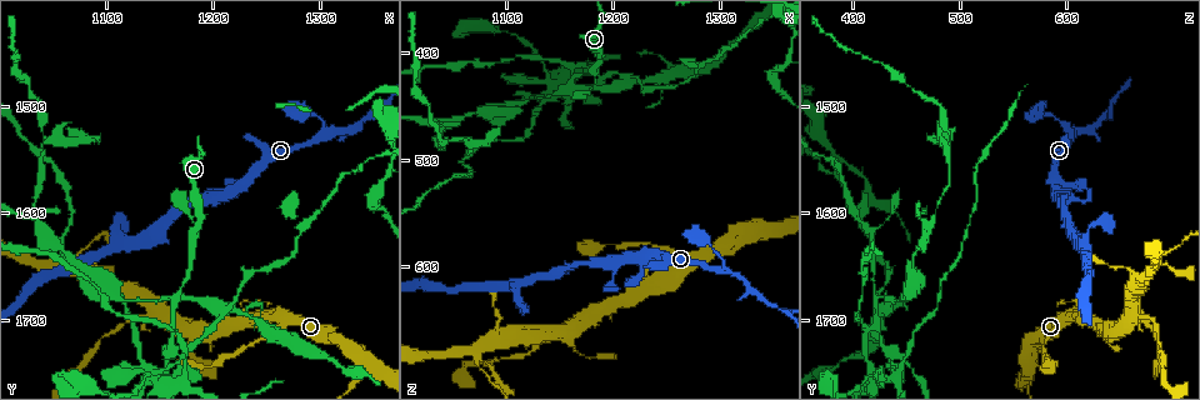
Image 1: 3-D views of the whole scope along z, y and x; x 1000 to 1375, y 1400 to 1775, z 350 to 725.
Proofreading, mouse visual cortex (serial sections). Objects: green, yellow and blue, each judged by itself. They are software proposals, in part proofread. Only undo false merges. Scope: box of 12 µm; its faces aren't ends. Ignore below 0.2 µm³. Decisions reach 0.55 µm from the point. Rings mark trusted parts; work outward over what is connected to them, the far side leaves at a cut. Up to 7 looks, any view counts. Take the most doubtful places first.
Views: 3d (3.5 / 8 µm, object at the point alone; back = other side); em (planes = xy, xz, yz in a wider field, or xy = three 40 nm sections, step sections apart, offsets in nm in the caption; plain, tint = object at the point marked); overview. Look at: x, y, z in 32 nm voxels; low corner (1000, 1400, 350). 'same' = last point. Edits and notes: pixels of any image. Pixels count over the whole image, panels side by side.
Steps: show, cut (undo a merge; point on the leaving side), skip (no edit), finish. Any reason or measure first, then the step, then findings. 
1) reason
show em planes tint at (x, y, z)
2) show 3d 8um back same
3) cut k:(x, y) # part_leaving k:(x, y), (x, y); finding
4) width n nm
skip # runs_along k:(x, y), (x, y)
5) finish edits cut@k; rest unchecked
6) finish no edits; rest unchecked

narrows sharply
show 3d 3.5um at (1164, 1678, 422)

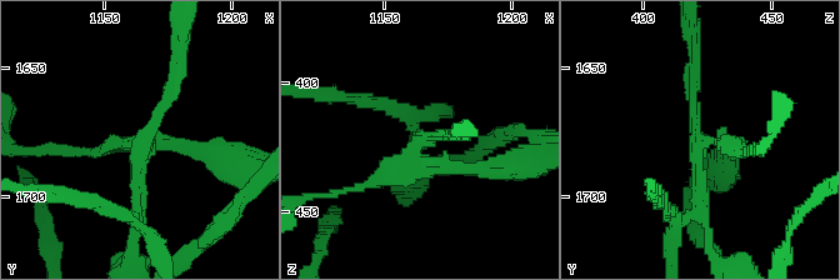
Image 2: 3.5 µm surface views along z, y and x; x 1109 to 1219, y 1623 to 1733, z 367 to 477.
arms 4; arm_widths 150, 200, 200, 200 nm
show em xy step 5 tint at (1165, 1678, 422)

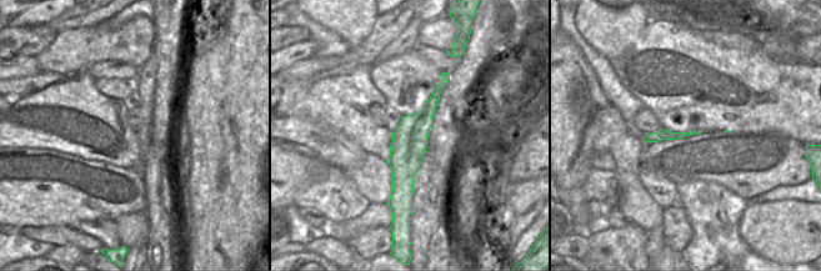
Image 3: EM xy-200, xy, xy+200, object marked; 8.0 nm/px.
show em xy step 1 tint same

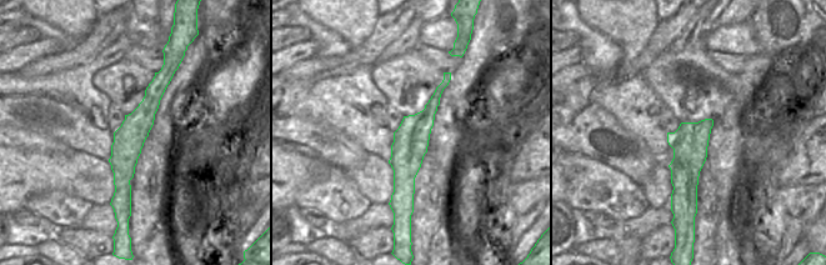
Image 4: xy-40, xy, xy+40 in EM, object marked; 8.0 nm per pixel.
cut 2:(101, 209) # part_leaving 2:(133, 216), (155, 240), (159, 259); two cells meet here

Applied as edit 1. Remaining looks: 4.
three-way junction
show 3d 8um at (1350, 1508, 638)

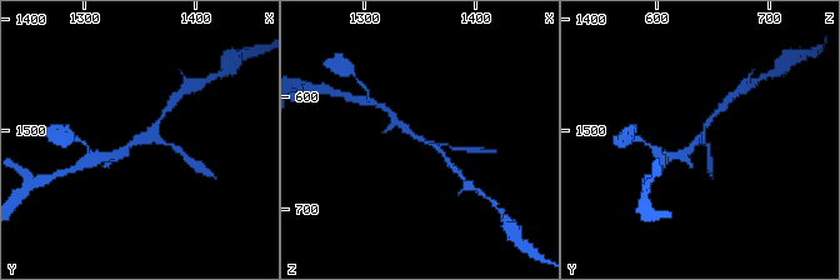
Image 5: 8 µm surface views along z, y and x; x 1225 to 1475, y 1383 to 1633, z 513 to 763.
zoom in
show 3d 3.5um at (1350, 1508, 636)

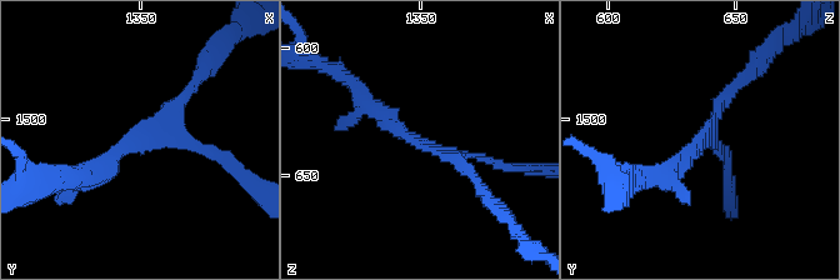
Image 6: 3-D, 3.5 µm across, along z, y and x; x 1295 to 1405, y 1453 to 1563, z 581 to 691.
arms 3; arm_widths 100, 150, 250 nm; now the EM
show em xy step 5 tint at (1348, 1507, 636)

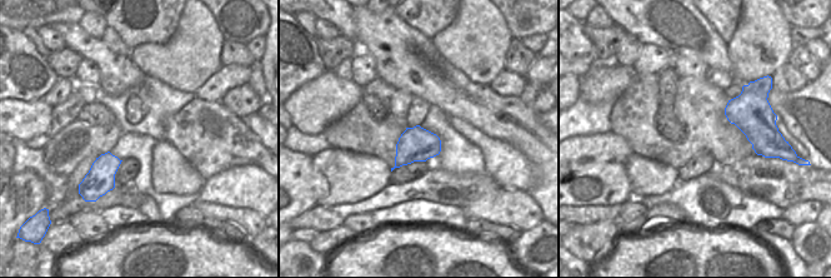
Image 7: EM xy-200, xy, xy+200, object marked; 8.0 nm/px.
skip # one cell here

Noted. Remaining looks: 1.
finish edits cut@2; rest unchecked

